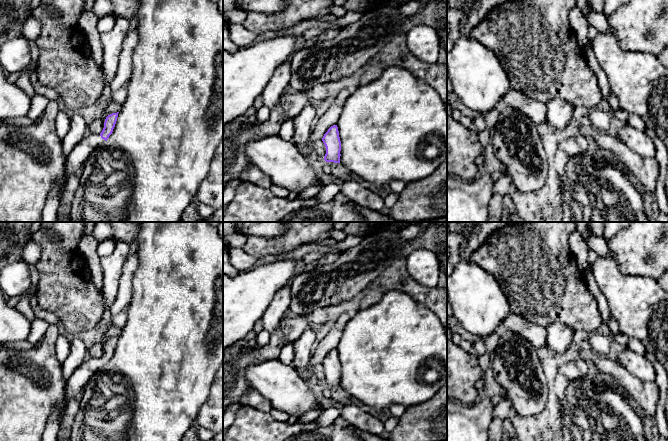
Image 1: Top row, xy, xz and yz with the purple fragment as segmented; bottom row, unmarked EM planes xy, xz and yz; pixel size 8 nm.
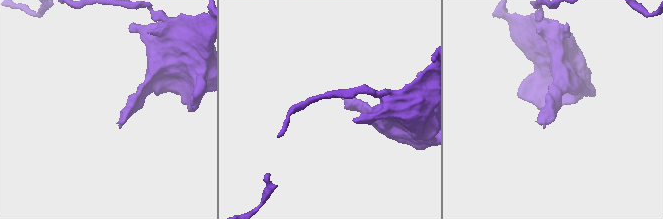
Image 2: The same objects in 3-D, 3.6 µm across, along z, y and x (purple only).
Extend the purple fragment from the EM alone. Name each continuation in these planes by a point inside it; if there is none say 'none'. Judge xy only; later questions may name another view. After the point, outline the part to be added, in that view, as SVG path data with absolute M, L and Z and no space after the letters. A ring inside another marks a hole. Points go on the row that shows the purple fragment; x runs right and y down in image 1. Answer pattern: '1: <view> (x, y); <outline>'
1: xy (91, 143); M100 134L86 135L71 151L65 160L64 183L56 183L43 209L43 222L55 222L60 199L65 191L68 179L75 172L84 167L87 159L106 144Z

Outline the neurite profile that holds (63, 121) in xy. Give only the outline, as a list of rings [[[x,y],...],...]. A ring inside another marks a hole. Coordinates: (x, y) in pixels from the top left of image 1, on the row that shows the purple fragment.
[[[59,111],[55,120],[55,126],[56,126],[56,133],[57,136],[62,140],[71,125],[71,118],[69,115],[64,111]]]

